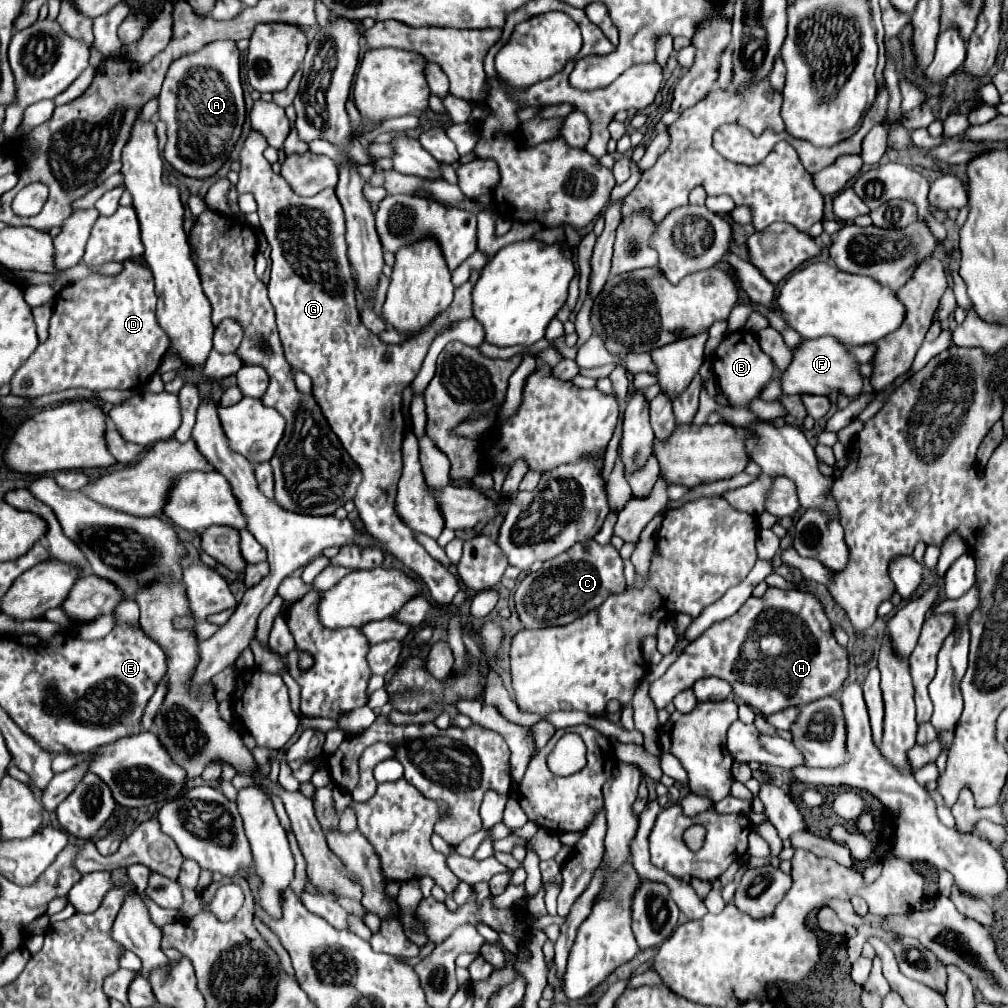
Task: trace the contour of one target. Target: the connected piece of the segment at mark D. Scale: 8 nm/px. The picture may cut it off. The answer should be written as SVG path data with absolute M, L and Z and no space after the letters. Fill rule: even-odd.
M131 261L123 265L119 275L91 275L57 293L49 339L15 373L13 395L41 397L71 387L103 391L147 385L163 361L167 335L155 319L157 295L151 271Z

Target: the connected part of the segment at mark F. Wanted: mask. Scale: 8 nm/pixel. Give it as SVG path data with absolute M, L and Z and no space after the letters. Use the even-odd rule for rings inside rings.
M831 337L803 339L795 349L791 349L791 363L779 377L783 395L829 395L833 389L837 389L847 397L857 397L861 393L863 379L857 371L857 361L847 353L847 349L849 347L843 347Z

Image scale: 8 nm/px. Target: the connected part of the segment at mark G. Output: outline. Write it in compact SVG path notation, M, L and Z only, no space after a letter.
M251 131L243 143L243 149L239 153L239 193L253 193L257 201L257 213L261 219L263 235L267 237L271 245L271 281L269 281L269 301L277 315L277 329L281 343L285 347L285 359L287 363L303 371L313 381L313 397L321 405L321 411L325 419L329 421L333 433L339 437L341 445L347 449L351 459L361 469L363 481L355 495L355 507L357 513L365 525L365 531L377 541L377 545L383 549L385 555L395 557L401 561L407 569L415 571L427 585L431 597L437 603L451 603L455 593L459 591L457 577L443 567L439 561L435 561L423 545L415 539L415 531L409 529L395 511L395 495L397 495L397 481L401 477L403 469L403 457L401 457L401 445L405 439L405 417L401 413L401 393L403 387L407 387L415 375L419 373L419 367L427 355L427 347L431 345L431 339L449 323L471 317L471 283L463 283L455 289L455 299L439 315L427 329L423 327L417 337L411 341L399 343L399 345L387 345L373 333L369 333L357 313L355 307L355 281L351 277L351 267L347 259L347 243L345 243L345 217L343 209L339 205L339 199L335 195L335 189L323 189L315 197L299 197L291 191L289 183L271 171L271 163L263 157L263 151L267 149L267 141L261 133Z

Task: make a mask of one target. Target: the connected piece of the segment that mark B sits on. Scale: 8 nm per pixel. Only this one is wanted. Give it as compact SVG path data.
M739 329L729 333L717 347L713 357L713 373L733 407L745 407L749 401L759 397L763 385L773 377L773 361L761 351L753 333Z

